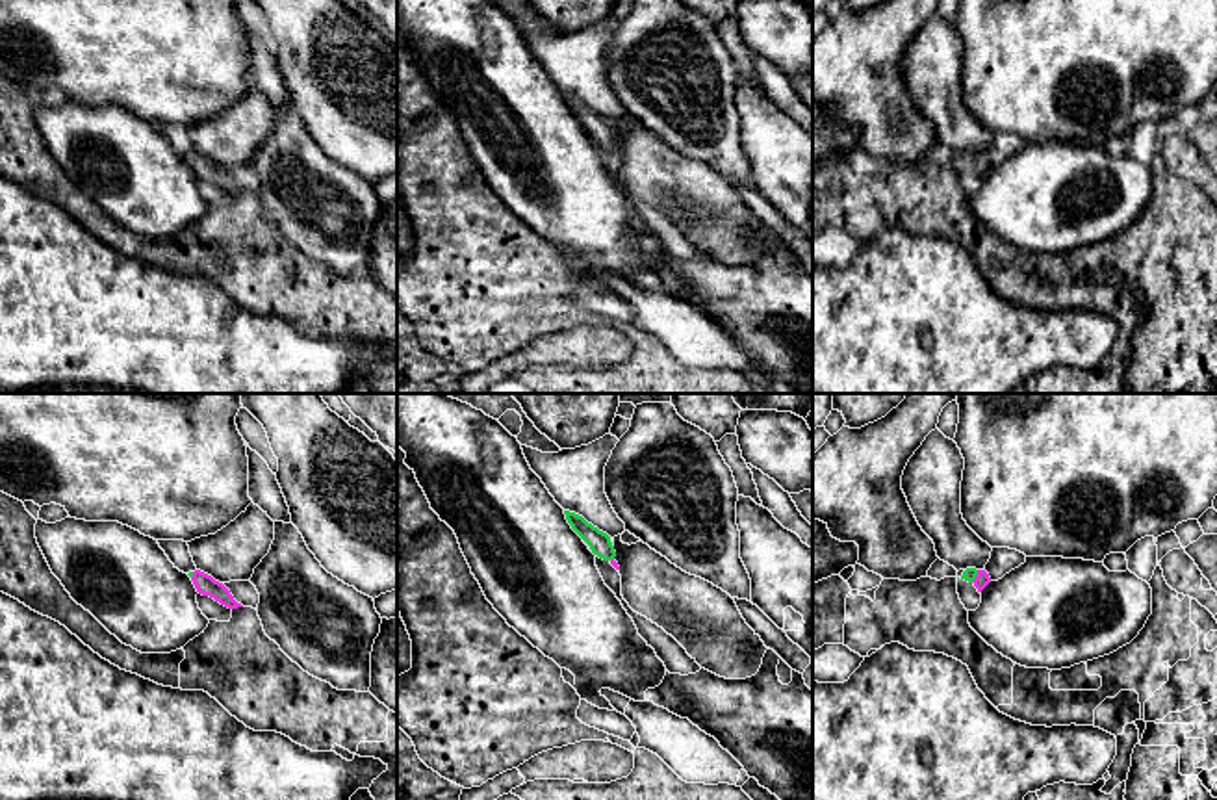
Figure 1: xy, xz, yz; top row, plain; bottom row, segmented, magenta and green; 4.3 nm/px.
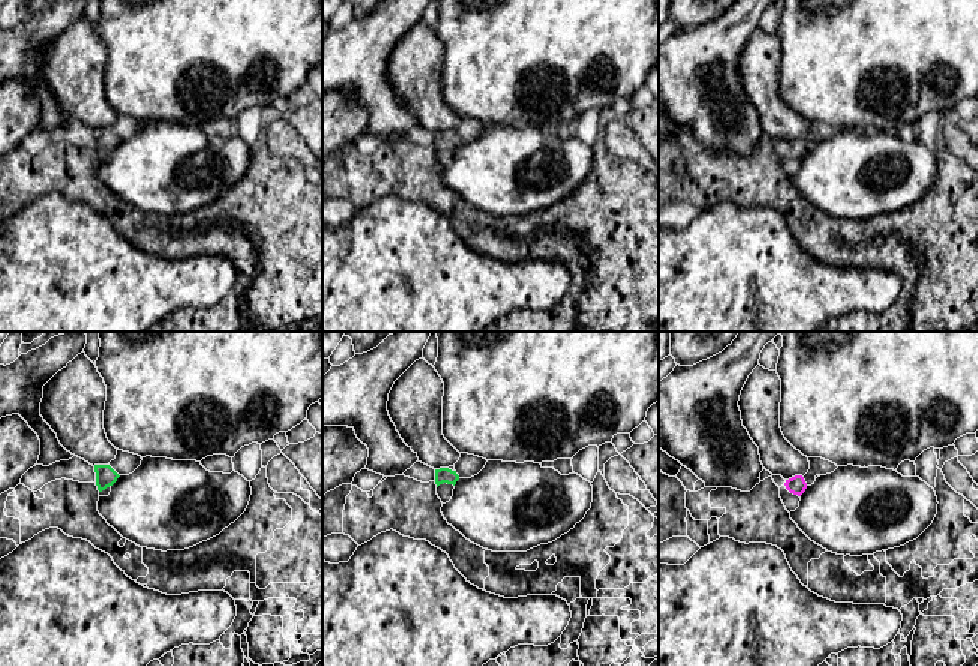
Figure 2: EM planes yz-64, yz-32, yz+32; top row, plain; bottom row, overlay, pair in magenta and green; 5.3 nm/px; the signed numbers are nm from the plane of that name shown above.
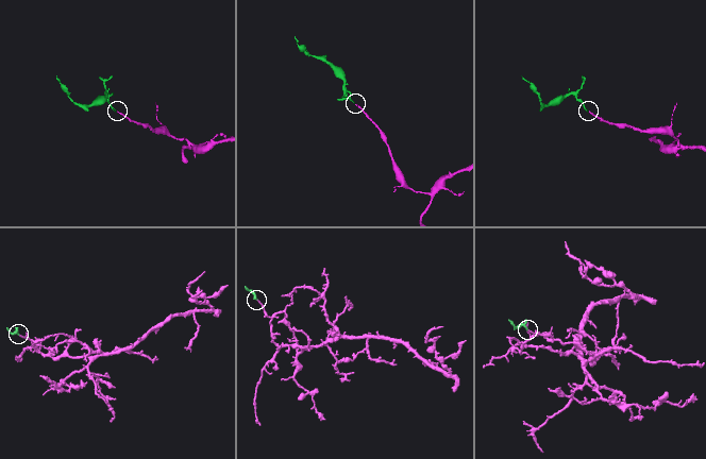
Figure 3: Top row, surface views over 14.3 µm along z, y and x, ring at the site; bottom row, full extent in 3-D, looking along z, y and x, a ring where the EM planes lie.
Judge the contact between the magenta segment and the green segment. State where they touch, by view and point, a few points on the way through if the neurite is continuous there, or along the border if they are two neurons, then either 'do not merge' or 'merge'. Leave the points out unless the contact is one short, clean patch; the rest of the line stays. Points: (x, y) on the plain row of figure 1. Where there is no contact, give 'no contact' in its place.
contact yz (976, 160); way yz (982, 164), (976, 160), (969, 158); merge

